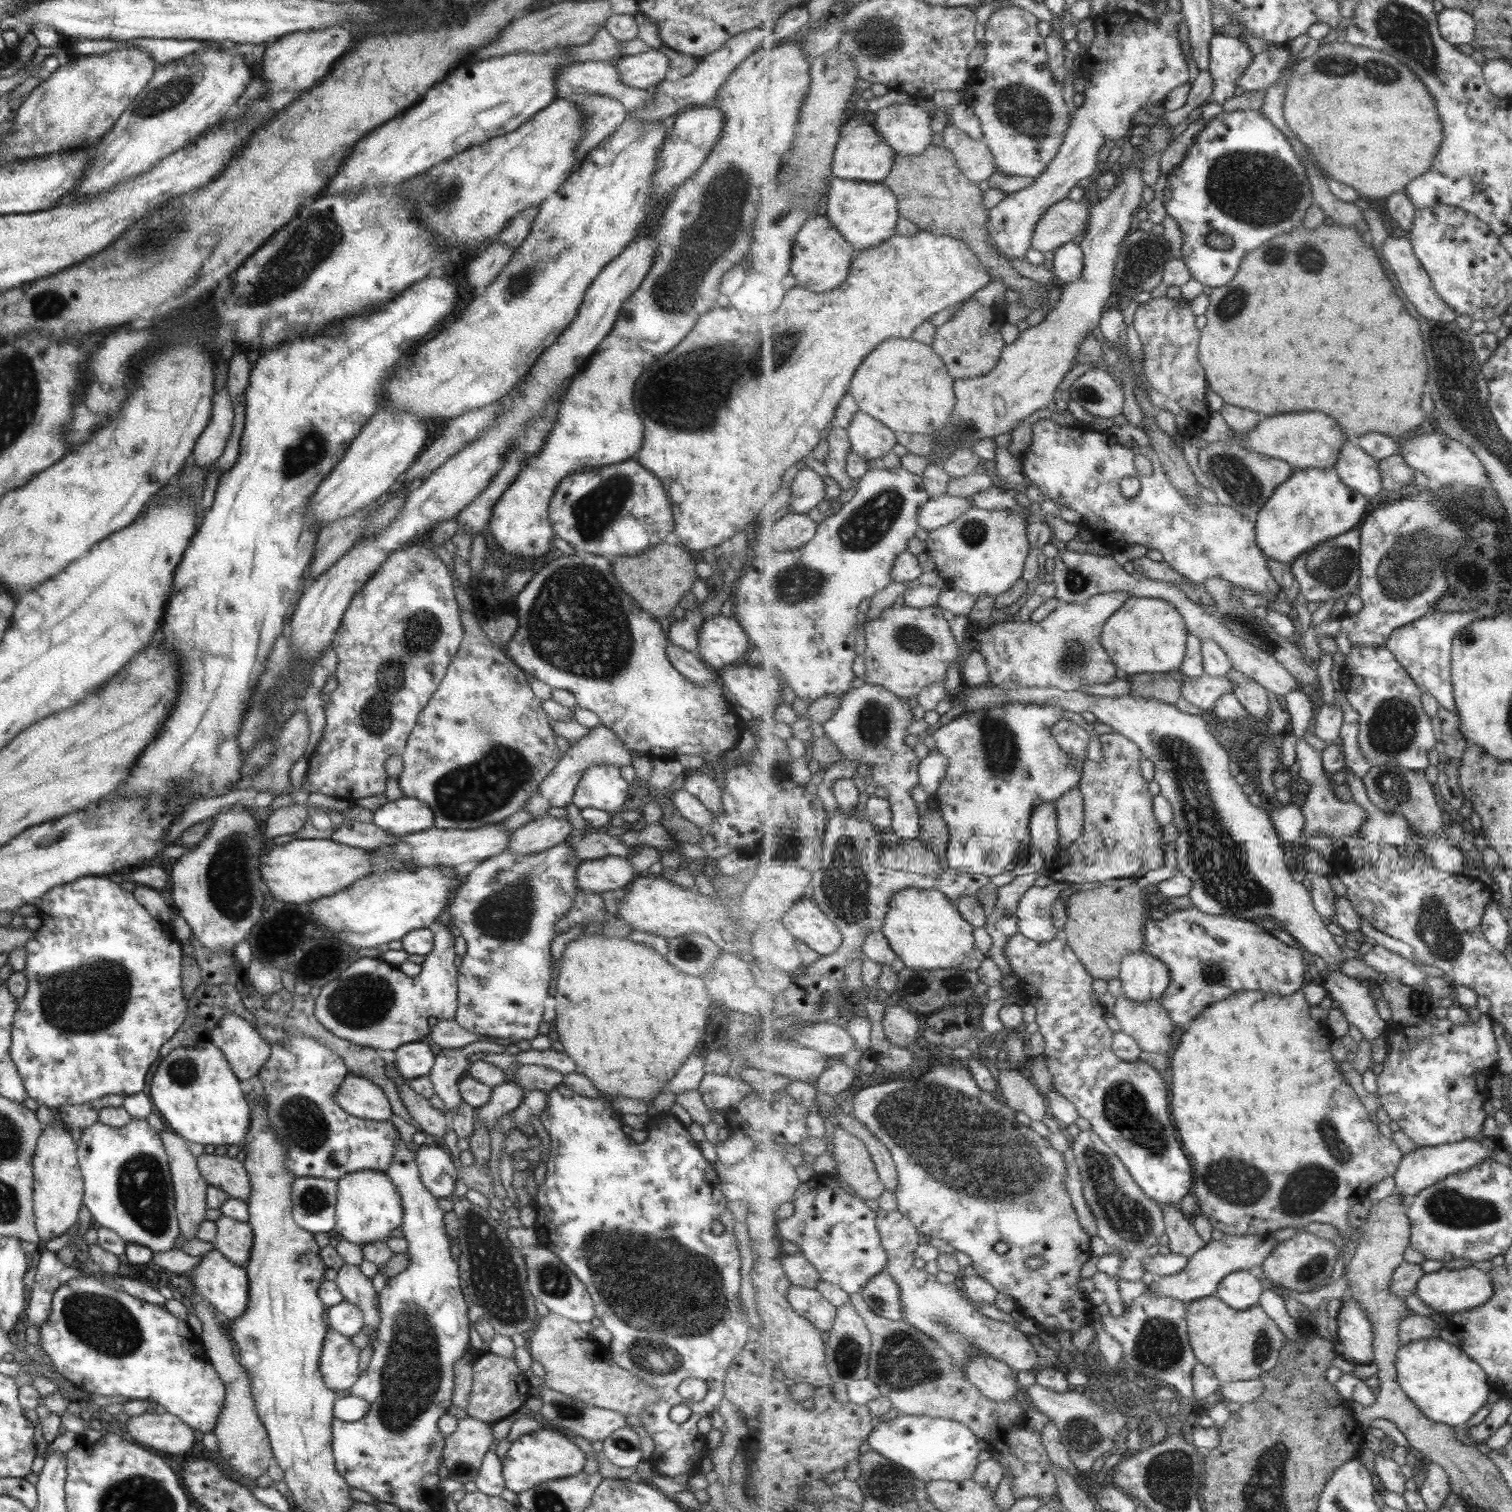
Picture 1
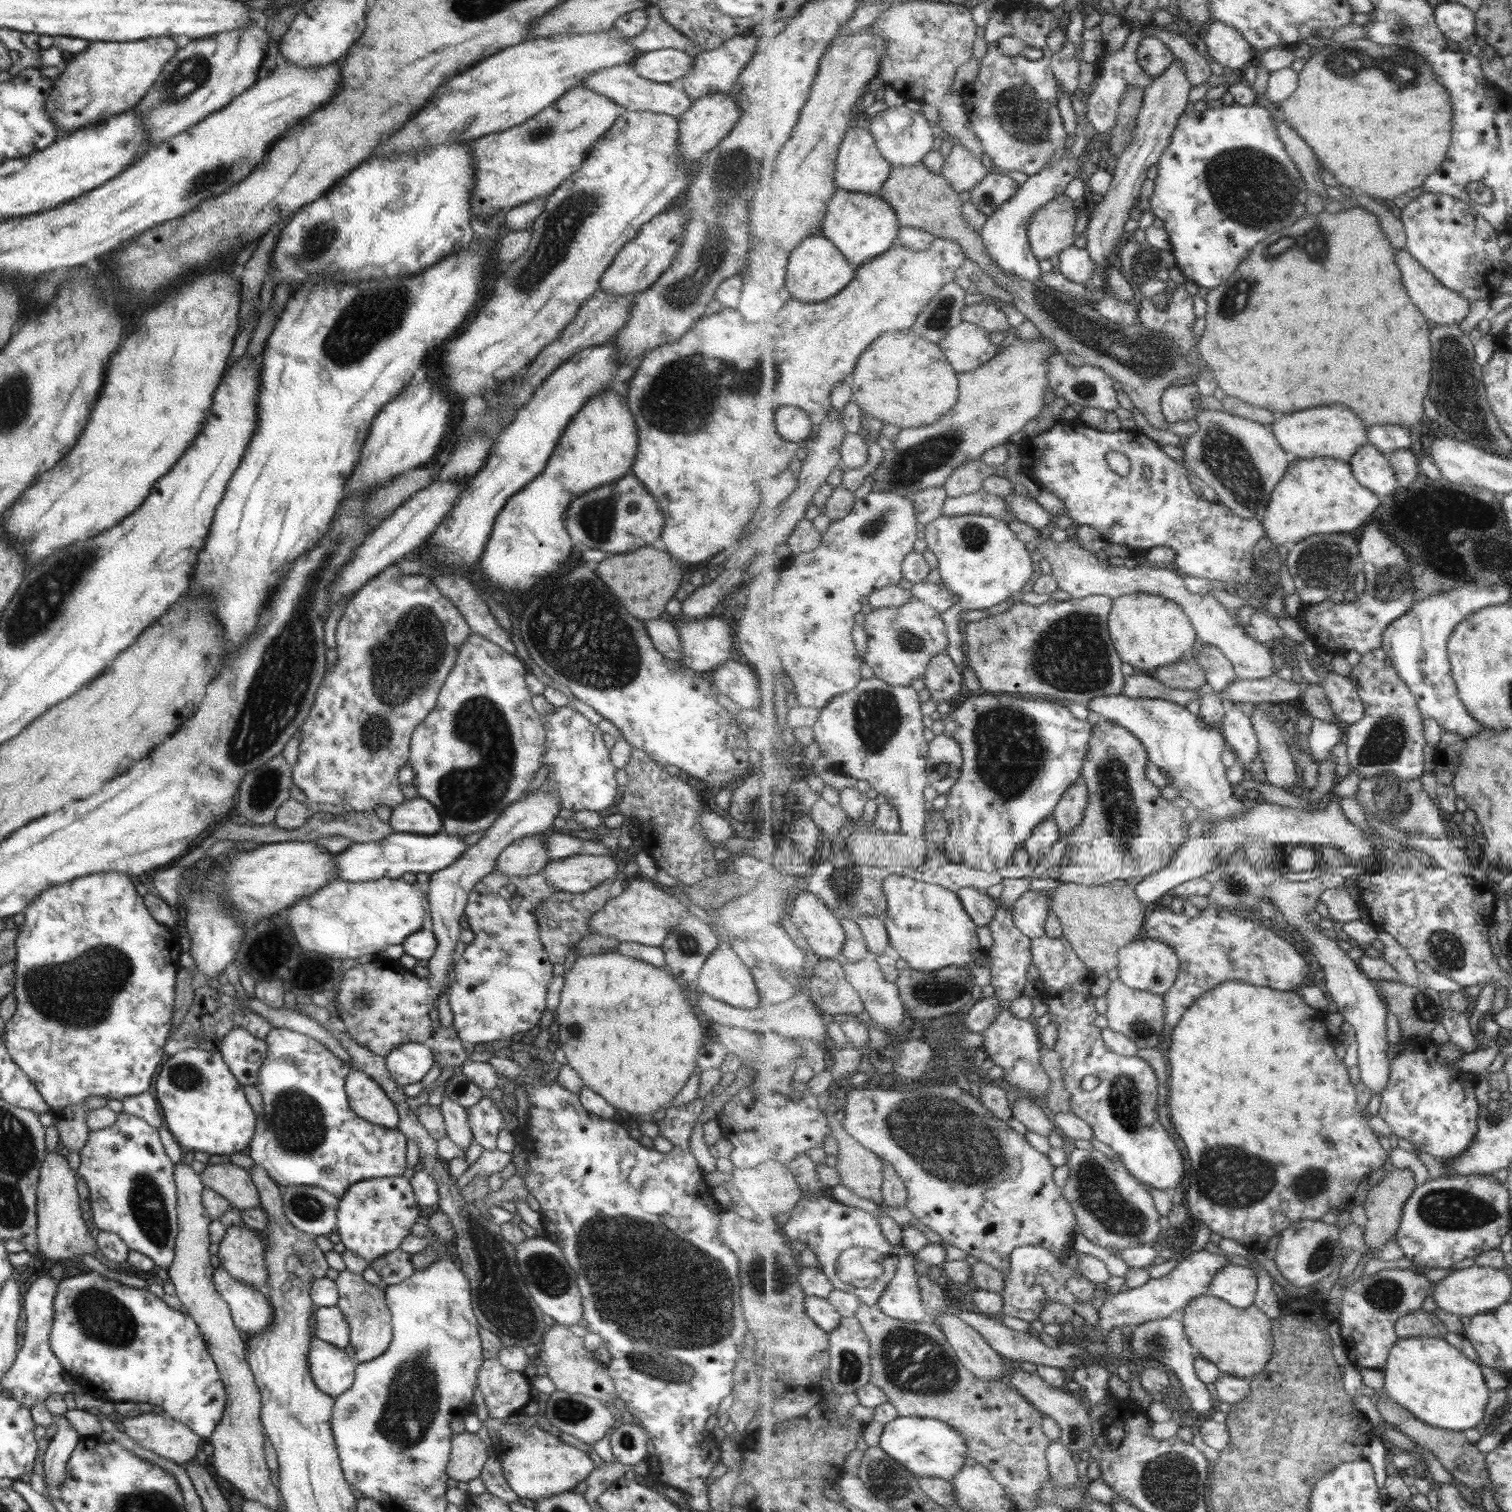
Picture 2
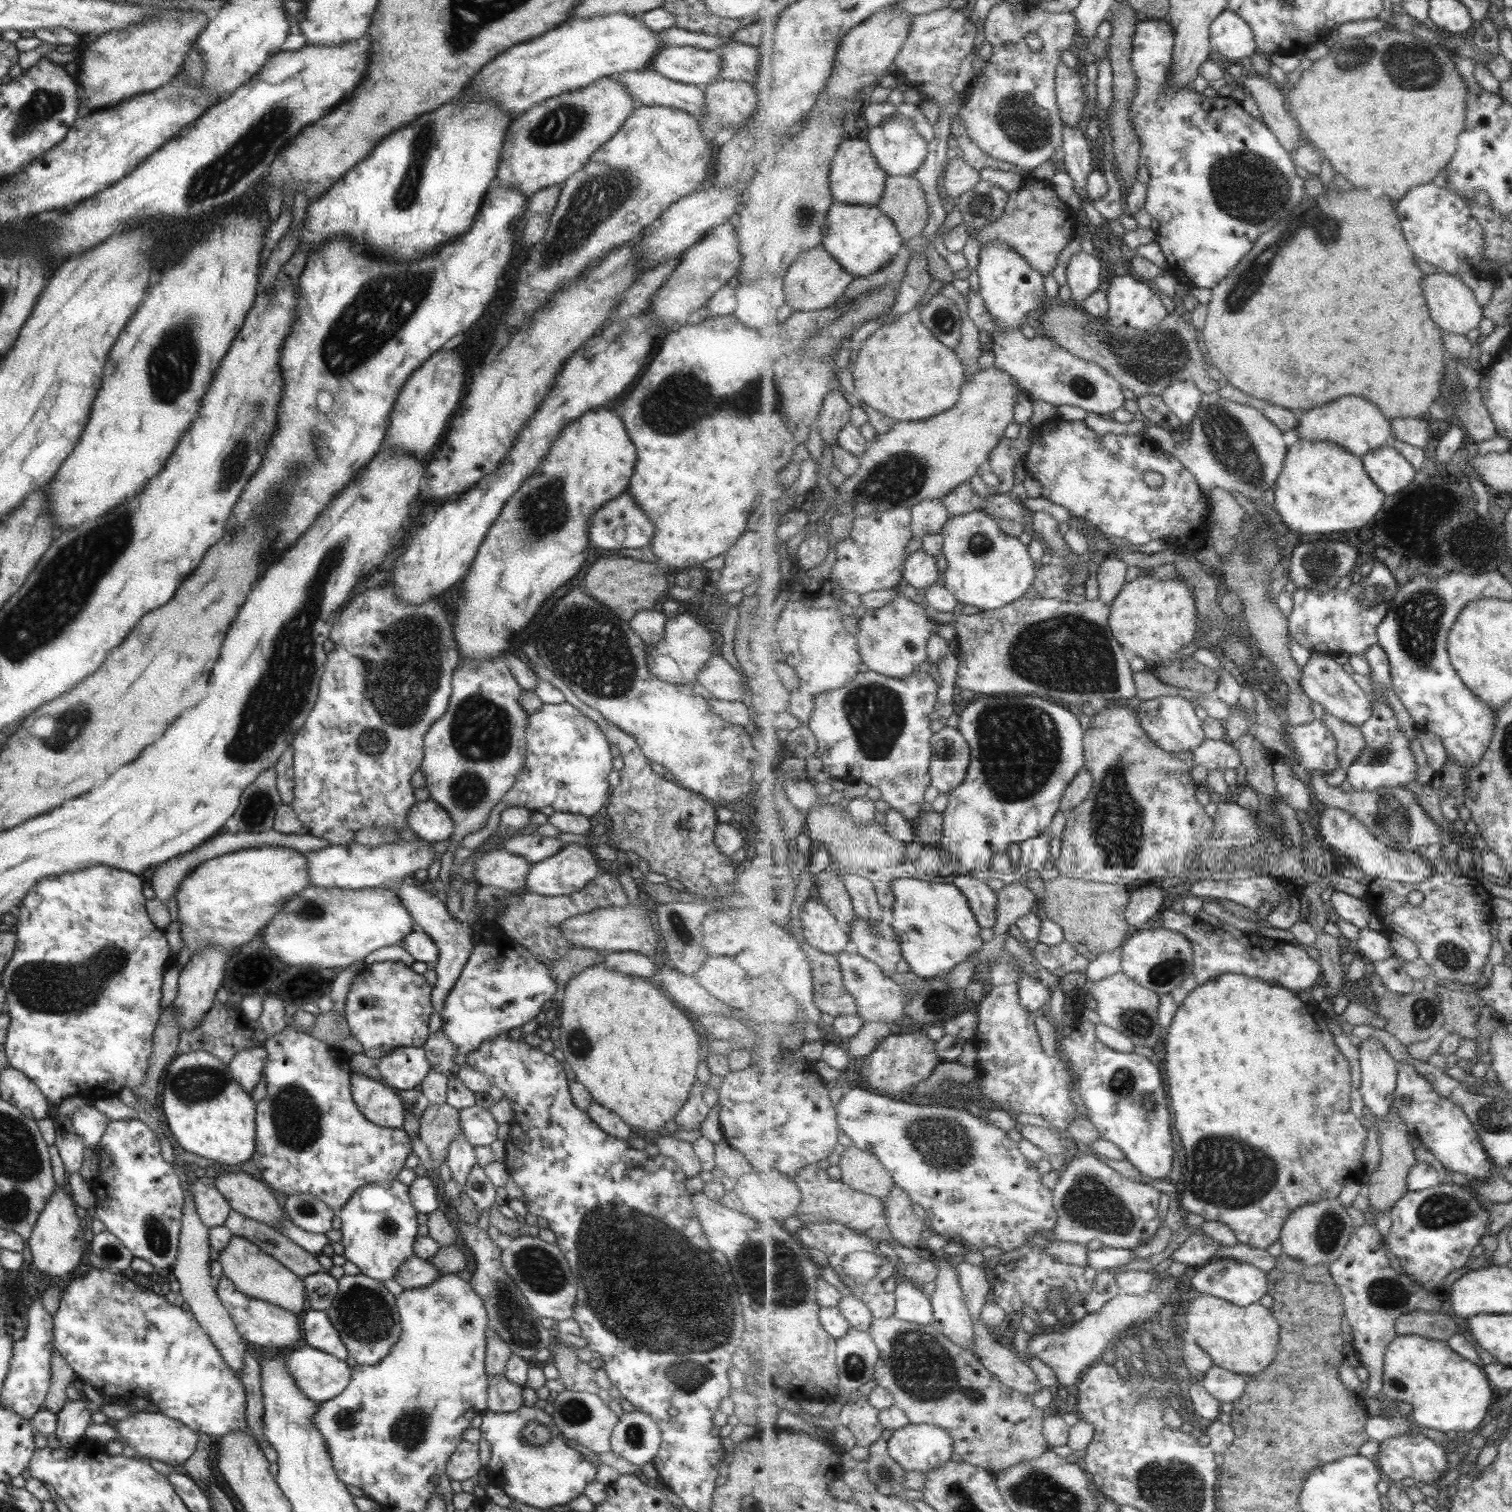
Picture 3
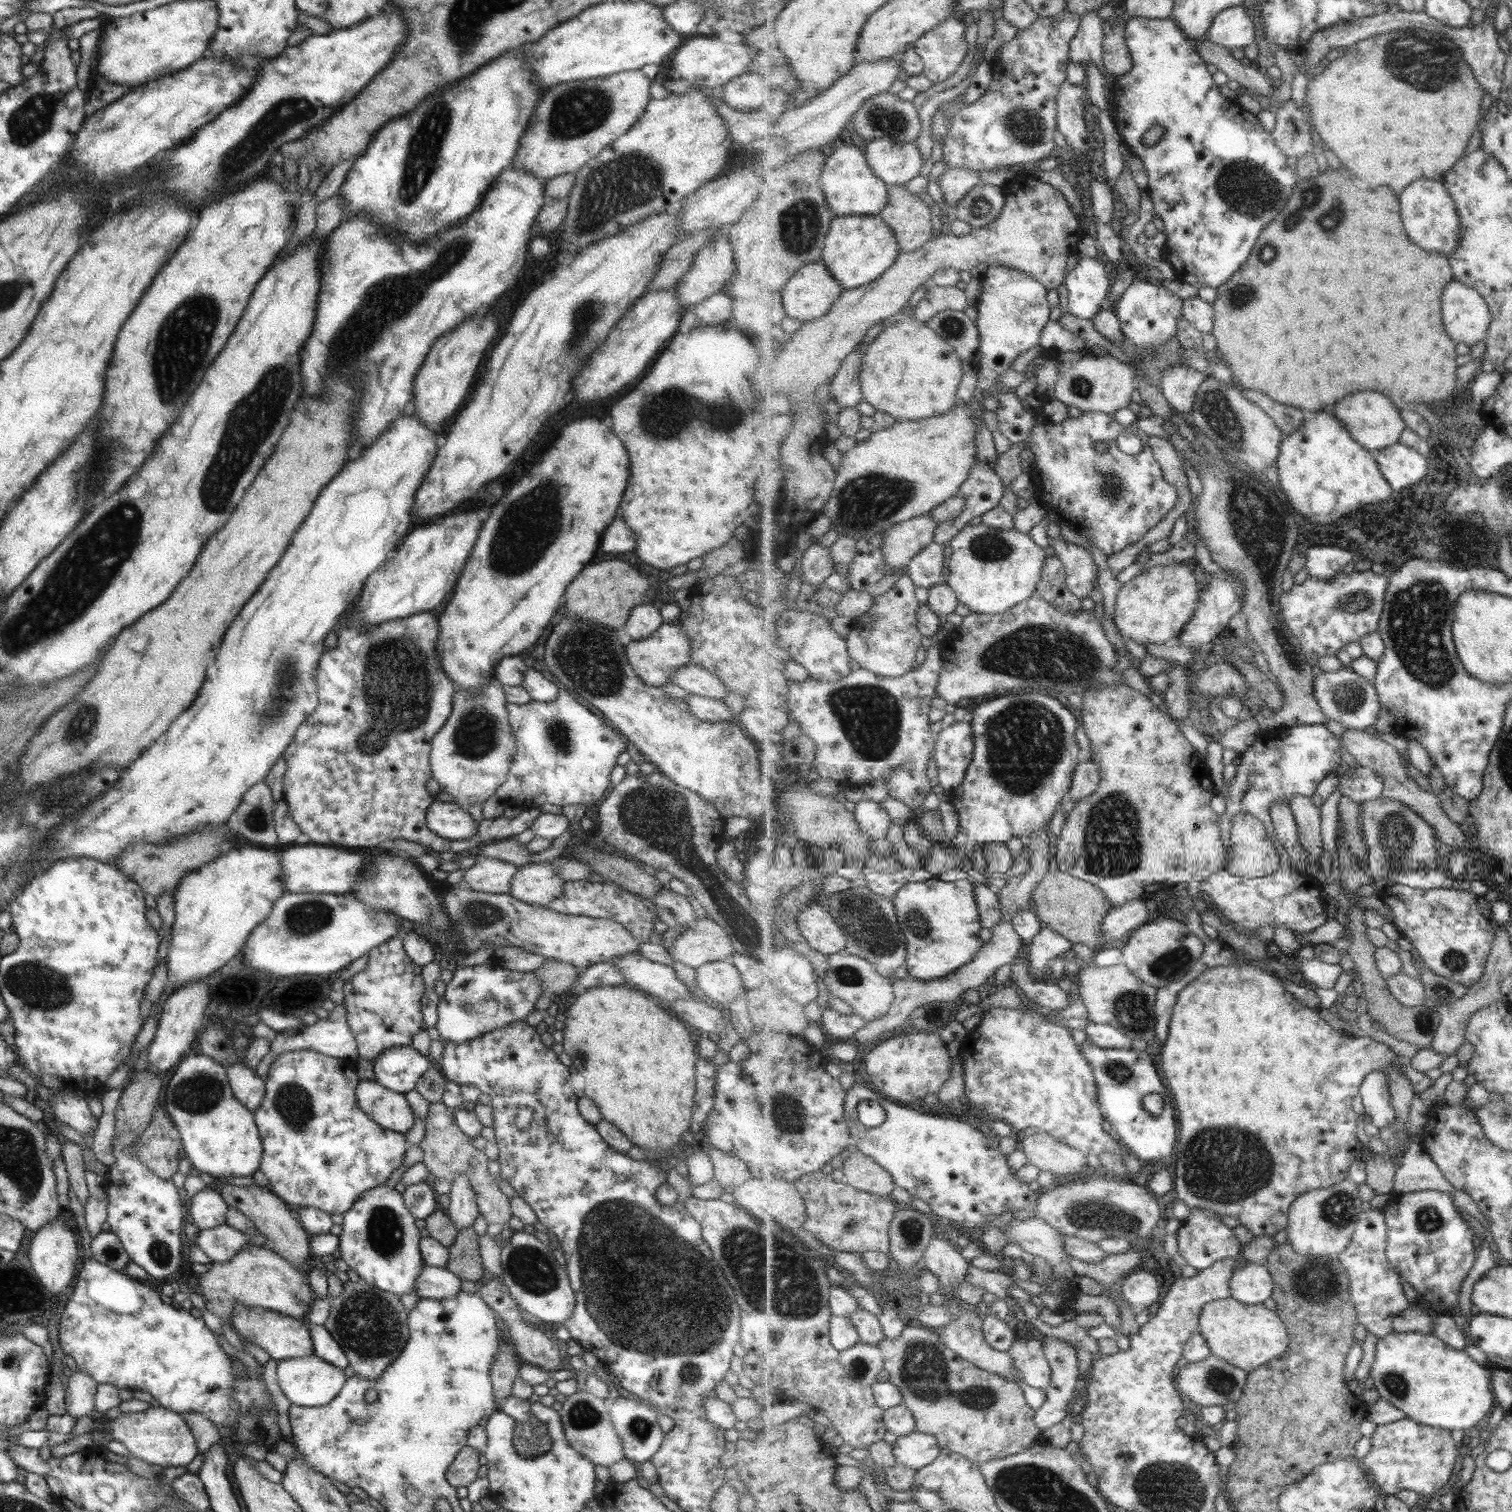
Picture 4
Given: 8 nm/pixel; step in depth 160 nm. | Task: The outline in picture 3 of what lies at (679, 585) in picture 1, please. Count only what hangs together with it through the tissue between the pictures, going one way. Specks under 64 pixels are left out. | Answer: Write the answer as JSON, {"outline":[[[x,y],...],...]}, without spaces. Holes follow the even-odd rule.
{"outline":[[[601,558],[583,576],[583,588],[591,598],[605,604],[621,620],[629,620],[639,610],[653,610],[657,598],[667,590],[667,580],[663,576],[663,568],[657,564],[633,558]]]}

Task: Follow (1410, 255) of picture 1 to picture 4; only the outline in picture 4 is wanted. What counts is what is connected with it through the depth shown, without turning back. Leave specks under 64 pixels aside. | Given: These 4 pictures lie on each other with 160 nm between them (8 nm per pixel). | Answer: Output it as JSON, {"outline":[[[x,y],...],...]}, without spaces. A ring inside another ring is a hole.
{"outline":[[[1449,282],[1444,288],[1442,308],[1443,314],[1445,314],[1445,328],[1455,341],[1465,343],[1469,348],[1472,348],[1478,342],[1486,340],[1489,327],[1492,324],[1492,311],[1480,291],[1465,283]]]}

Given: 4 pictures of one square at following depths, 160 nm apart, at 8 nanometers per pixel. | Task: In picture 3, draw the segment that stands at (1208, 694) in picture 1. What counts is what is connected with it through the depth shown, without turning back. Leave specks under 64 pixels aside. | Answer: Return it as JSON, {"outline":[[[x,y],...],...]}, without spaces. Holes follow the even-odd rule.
{"outline":[[[1311,653],[1308,663],[1302,668],[1301,685],[1311,701],[1322,706],[1323,710],[1352,725],[1363,726],[1373,716],[1373,702],[1363,688],[1353,680],[1348,667],[1337,663],[1333,655]]]}

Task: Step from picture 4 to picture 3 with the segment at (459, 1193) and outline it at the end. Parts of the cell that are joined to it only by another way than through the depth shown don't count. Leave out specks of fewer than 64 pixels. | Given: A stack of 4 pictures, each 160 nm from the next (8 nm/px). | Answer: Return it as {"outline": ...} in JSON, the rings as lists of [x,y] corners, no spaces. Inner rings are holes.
{"outline":[[[461,1132],[457,1136],[453,1136],[451,1144],[447,1146],[446,1163],[451,1180],[459,1186],[460,1193],[463,1193],[466,1177],[472,1166],[476,1164],[476,1159],[473,1147],[465,1141]]]}

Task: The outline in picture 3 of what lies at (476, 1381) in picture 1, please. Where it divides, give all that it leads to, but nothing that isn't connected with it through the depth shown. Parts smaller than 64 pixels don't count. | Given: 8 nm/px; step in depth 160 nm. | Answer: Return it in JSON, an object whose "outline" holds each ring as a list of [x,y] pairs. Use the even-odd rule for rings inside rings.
{"outline":[[[503,1376],[488,1378],[486,1388],[487,1411],[497,1413],[510,1413],[523,1406],[519,1386],[511,1384]]]}

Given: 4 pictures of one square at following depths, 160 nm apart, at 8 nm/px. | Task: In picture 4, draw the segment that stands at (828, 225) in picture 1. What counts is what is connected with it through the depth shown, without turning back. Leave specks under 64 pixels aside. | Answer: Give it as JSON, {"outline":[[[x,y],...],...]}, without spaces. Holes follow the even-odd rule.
{"outline":[[[824,262],[811,263],[787,281],[785,288],[781,291],[786,312],[779,324],[783,327],[790,327],[823,317],[840,300],[843,292],[844,286],[829,272]]]}

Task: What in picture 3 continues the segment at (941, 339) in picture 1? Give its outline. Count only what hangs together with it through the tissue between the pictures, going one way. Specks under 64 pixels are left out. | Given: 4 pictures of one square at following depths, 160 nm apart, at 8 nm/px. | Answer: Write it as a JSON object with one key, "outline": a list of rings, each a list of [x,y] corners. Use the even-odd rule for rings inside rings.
{"outline":[[[969,315],[962,317],[962,337],[960,345],[955,349],[964,364],[964,370],[974,374],[979,371],[979,356],[984,352],[980,341],[980,331]]]}

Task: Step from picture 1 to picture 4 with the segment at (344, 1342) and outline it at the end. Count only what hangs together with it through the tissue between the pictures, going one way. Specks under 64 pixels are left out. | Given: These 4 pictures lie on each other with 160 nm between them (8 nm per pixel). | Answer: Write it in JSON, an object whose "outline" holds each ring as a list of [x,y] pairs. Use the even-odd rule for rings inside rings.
{"outline":[[[313,1354],[276,1361],[276,1381],[290,1404],[312,1407],[331,1402],[346,1382],[346,1377],[343,1369],[331,1366]]]}

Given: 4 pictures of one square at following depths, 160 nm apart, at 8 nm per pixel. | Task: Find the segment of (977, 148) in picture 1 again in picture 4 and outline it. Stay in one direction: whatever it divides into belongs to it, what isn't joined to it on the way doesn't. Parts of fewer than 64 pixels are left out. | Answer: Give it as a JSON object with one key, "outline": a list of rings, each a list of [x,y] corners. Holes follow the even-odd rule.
{"outline":[[[948,168],[940,176],[939,187],[943,193],[943,200],[948,207],[957,207],[957,204],[982,182],[981,174],[973,170],[959,170]]]}

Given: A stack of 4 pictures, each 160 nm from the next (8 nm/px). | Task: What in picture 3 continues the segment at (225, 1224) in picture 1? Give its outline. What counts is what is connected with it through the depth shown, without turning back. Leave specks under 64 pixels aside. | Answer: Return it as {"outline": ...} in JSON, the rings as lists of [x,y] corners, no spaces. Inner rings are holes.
{"outline":[[[231,1236],[227,1247],[219,1252],[218,1262],[222,1266],[222,1276],[227,1277],[227,1280],[230,1280],[233,1286],[245,1296],[261,1299],[293,1314],[306,1309],[302,1279],[268,1254],[259,1251],[259,1248],[251,1242]]]}

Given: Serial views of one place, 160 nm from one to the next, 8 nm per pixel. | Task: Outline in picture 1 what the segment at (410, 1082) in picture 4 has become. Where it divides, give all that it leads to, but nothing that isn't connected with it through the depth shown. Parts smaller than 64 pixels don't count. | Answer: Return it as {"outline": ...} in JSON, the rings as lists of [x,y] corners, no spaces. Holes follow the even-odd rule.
{"outline":[[[425,1040],[399,1045],[394,1050],[396,1069],[405,1080],[427,1075],[434,1055]]]}

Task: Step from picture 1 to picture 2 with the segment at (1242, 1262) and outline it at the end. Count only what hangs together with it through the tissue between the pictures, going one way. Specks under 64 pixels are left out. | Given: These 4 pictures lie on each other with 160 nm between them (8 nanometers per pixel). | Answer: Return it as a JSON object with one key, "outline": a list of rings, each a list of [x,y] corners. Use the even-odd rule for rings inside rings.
{"outline":[[[1201,1249],[1186,1258],[1182,1258],[1177,1265],[1160,1278],[1150,1278],[1147,1284],[1137,1288],[1129,1288],[1127,1291],[1120,1291],[1113,1296],[1107,1297],[1102,1305],[1097,1309],[1099,1322],[1095,1324],[1097,1331],[1101,1335],[1107,1336],[1109,1330],[1113,1328],[1134,1328],[1137,1325],[1149,1322],[1151,1319],[1175,1317],[1183,1319],[1187,1305],[1195,1297],[1201,1297],[1208,1292],[1212,1285],[1213,1277],[1224,1266],[1229,1264],[1231,1256],[1215,1254]]]}

